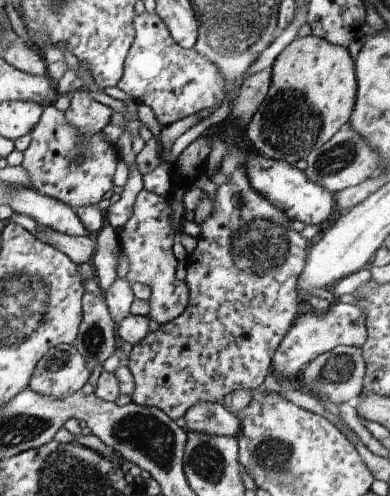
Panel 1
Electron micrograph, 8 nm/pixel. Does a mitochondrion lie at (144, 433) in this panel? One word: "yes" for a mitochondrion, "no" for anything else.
yes

